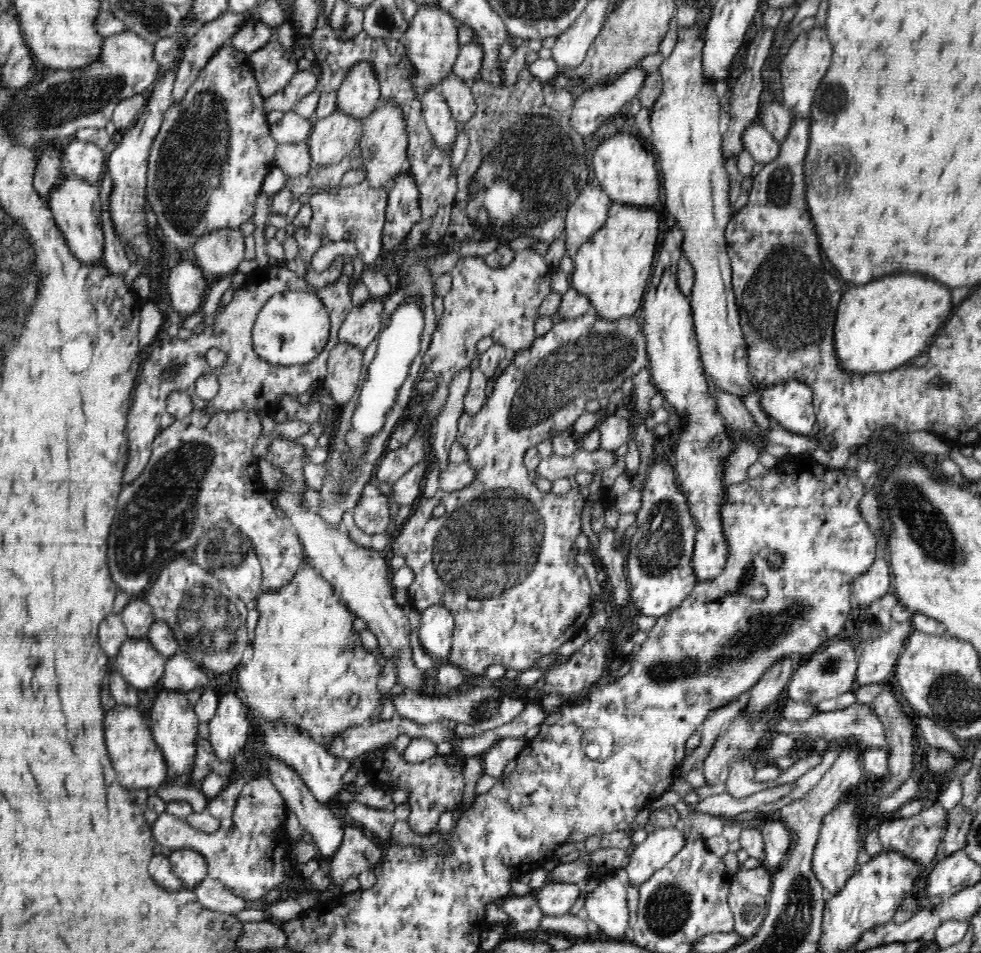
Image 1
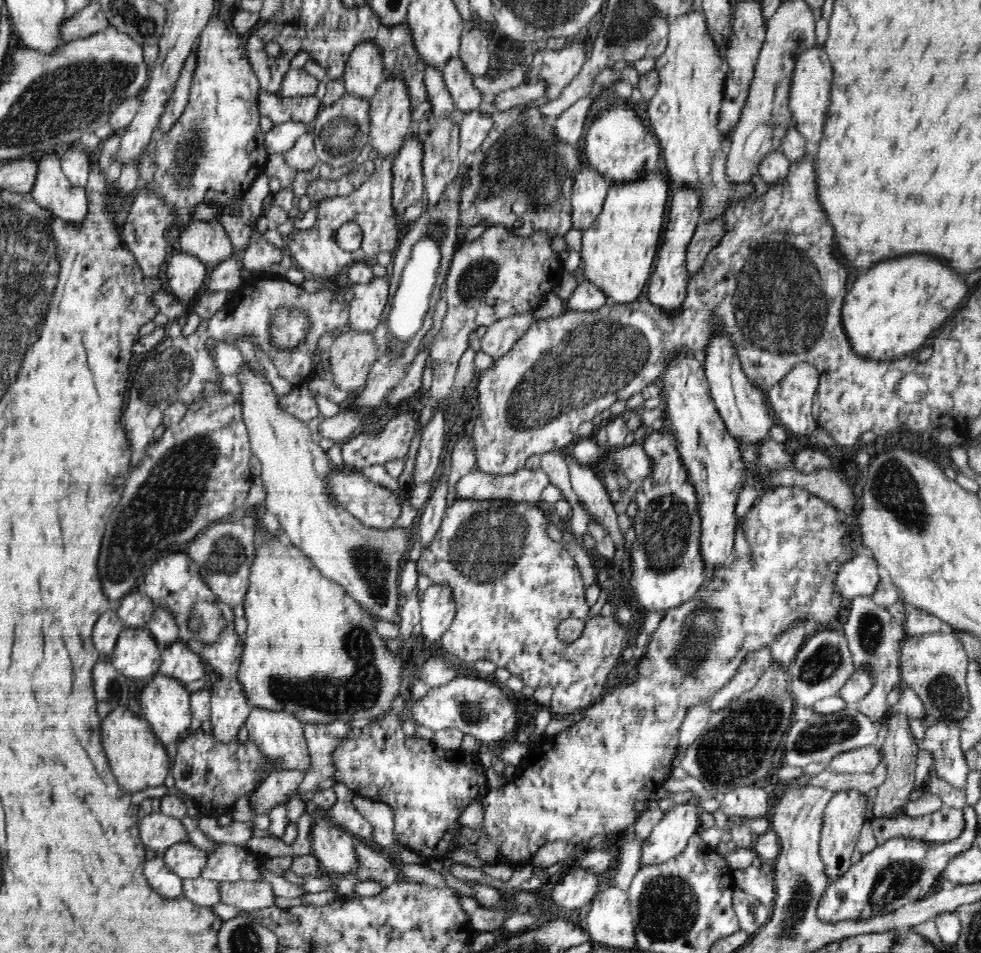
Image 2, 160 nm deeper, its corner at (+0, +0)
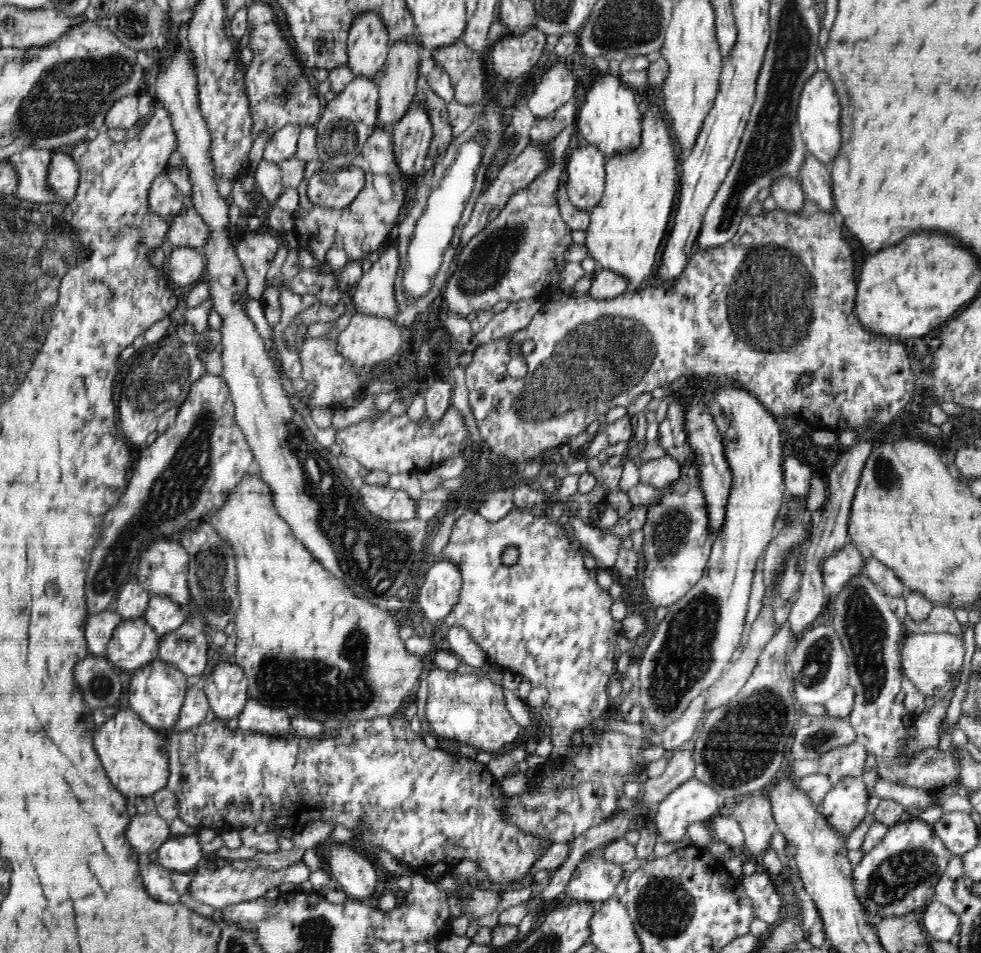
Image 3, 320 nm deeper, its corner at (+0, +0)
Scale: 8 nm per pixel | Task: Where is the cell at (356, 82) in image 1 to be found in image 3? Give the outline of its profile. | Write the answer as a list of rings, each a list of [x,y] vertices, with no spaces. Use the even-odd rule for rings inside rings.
[[[364,11],[354,18],[347,37],[348,67],[354,76],[376,78],[389,53],[389,33],[381,17]]]

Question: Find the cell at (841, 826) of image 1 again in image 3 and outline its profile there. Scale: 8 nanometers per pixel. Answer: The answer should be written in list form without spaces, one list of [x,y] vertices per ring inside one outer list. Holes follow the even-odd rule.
[[[847,776],[825,794],[819,811],[832,829],[848,840],[850,832],[867,814],[868,798],[862,778]]]

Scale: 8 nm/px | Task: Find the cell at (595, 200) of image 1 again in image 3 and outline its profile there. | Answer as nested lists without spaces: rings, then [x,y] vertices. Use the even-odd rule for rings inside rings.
[[[582,142],[572,150],[563,168],[570,202],[576,208],[590,212],[605,188],[605,154],[594,145]]]

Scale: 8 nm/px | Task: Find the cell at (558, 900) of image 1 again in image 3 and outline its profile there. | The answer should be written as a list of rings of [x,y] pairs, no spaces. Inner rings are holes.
[[[603,852],[587,855],[576,868],[566,895],[574,902],[604,902],[615,895],[619,882],[624,878],[624,868],[609,862]]]

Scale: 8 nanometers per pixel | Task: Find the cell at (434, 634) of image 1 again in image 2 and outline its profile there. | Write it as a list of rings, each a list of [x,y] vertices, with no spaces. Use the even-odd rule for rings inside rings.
[[[433,583],[424,592],[420,606],[422,637],[426,641],[441,641],[455,617],[452,589]]]

